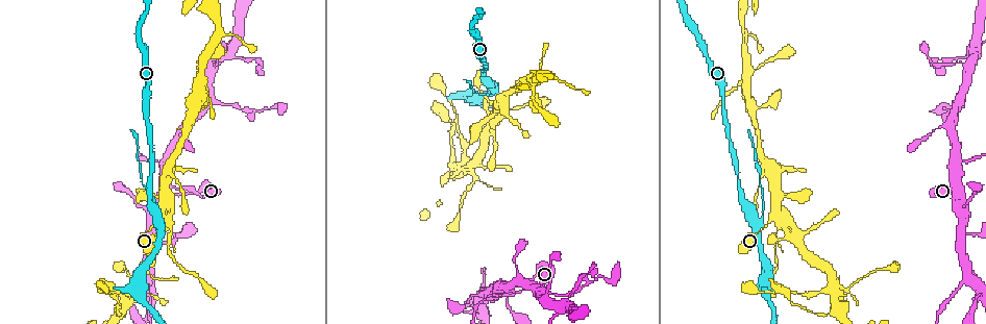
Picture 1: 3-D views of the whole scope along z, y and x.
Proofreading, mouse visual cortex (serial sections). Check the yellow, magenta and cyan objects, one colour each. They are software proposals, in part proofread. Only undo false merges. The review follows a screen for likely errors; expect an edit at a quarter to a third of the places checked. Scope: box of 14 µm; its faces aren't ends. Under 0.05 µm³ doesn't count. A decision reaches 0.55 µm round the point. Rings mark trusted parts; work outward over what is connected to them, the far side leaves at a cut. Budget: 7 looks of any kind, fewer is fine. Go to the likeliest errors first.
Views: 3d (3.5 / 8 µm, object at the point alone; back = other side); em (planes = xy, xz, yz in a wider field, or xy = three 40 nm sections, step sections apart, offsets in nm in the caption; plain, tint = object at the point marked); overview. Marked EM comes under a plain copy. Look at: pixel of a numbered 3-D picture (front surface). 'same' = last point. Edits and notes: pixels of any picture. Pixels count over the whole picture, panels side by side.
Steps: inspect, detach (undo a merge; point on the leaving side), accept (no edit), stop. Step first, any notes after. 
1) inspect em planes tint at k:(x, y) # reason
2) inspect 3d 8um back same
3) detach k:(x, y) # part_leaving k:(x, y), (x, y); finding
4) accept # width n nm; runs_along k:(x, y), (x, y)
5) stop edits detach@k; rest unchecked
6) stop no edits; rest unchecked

inspect em planes tint at 1:(172, 234) # three arms meet

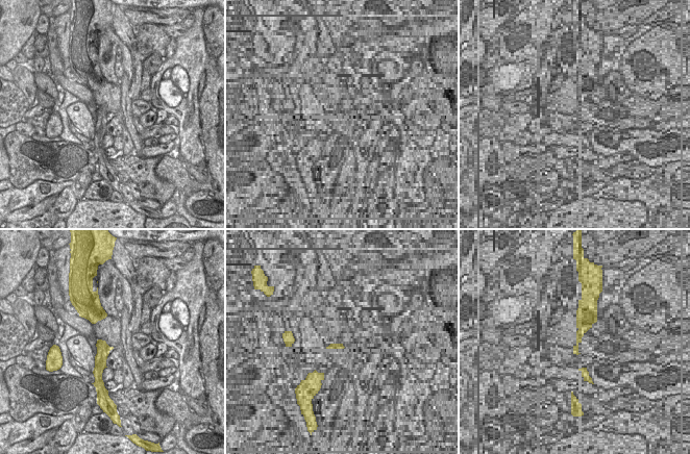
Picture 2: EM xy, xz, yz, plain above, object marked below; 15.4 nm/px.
inspect 3d 3.5um back same # see where the arms go

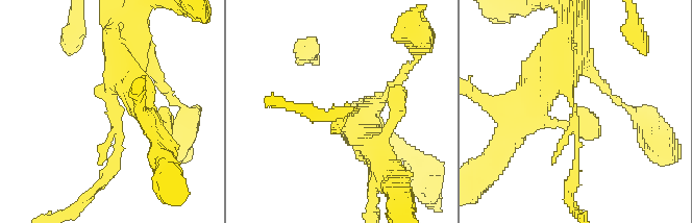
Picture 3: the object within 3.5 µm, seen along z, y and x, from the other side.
accept # width 200 nm; runs_along 2:(102, 343), (98, 377); all the same cell

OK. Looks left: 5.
inspect 3d 3.5um at 1:(463, 164) # small branch off a trunk

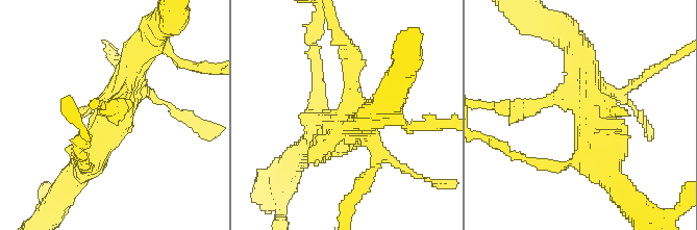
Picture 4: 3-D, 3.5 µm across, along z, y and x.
inspect em xy step 1 tint at 4:(346, 122) # need the tissue

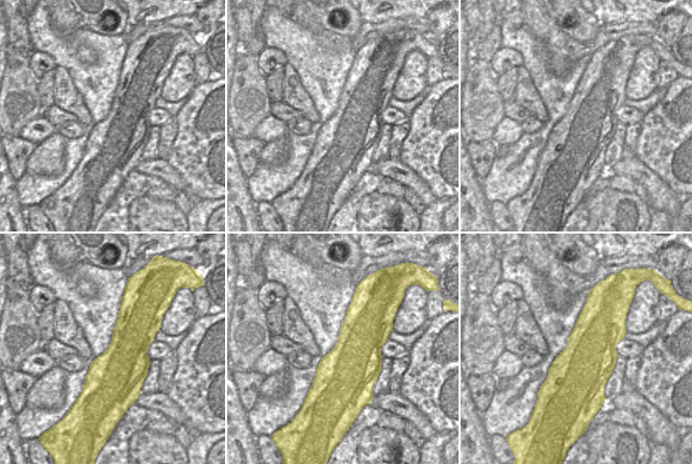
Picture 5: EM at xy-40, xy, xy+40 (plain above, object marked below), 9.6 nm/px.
accept # width 550 nm; runs_along 4:(144, 49), (90, 161); all the same cell

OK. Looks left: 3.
inspect 3d 3.5um at 1:(957, 189)

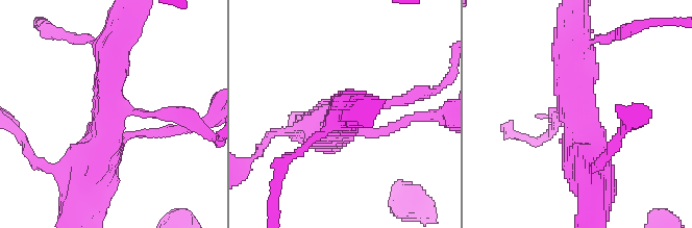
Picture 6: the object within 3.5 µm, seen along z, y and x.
inspect em planes tint at 6:(574, 112) # shape alone is not enough

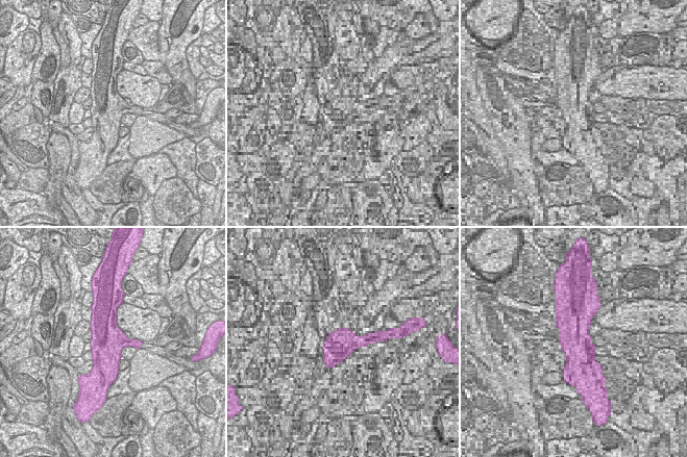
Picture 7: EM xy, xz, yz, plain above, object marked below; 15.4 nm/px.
accept # runs_along 6:(183, 115), (109, 105), (116, 44); all the same cell

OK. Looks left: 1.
stop no edits; rest unchecked

